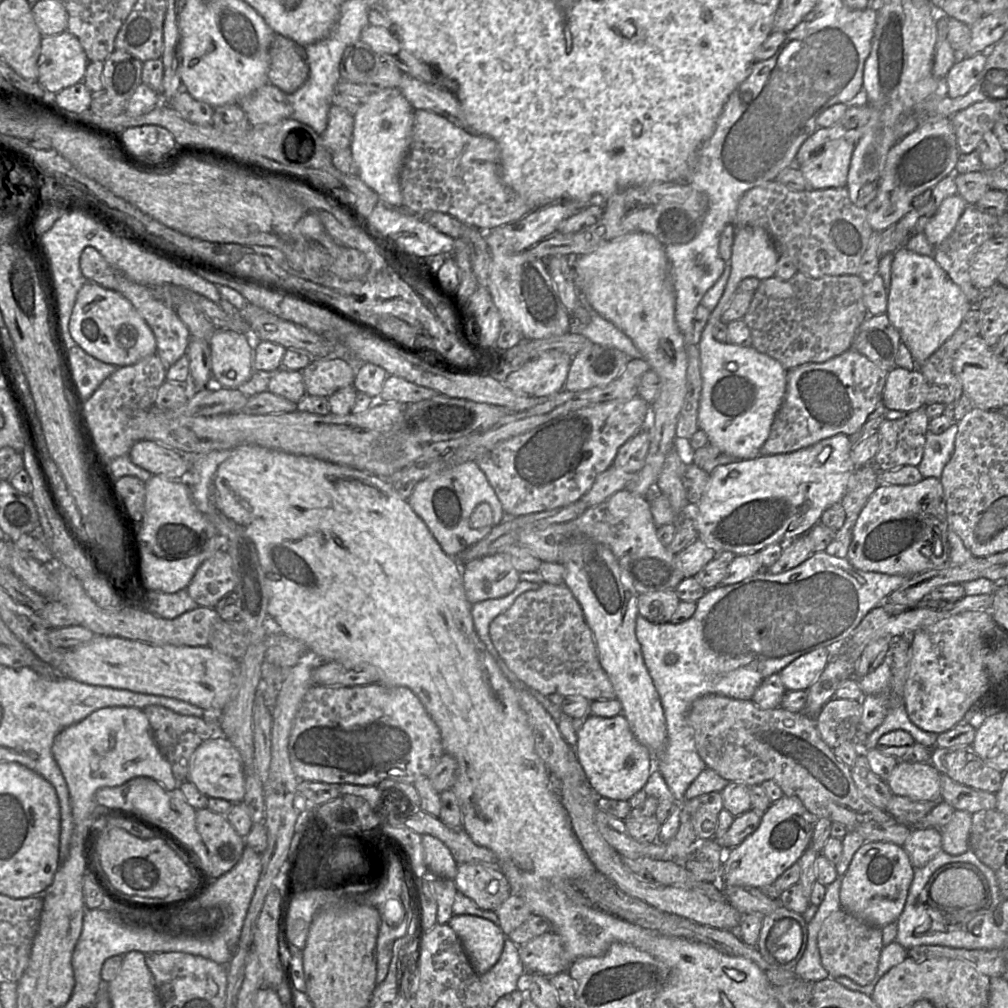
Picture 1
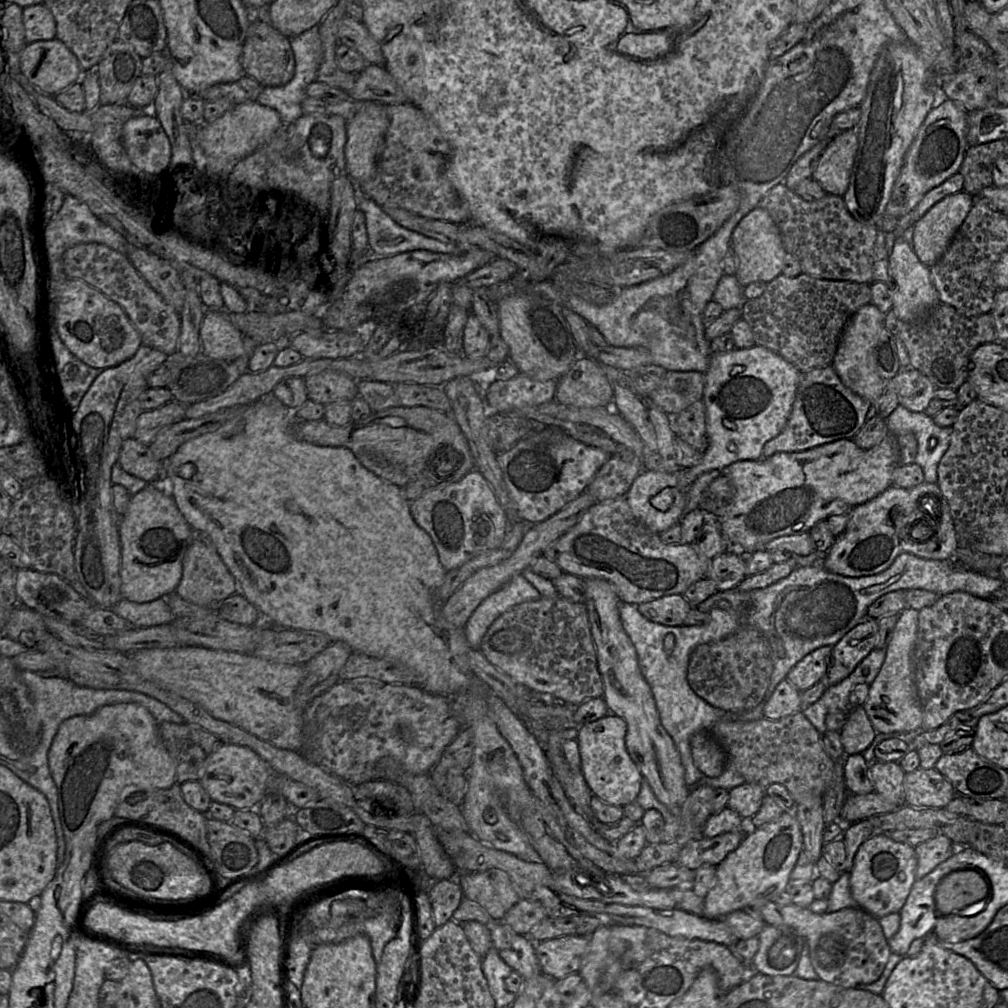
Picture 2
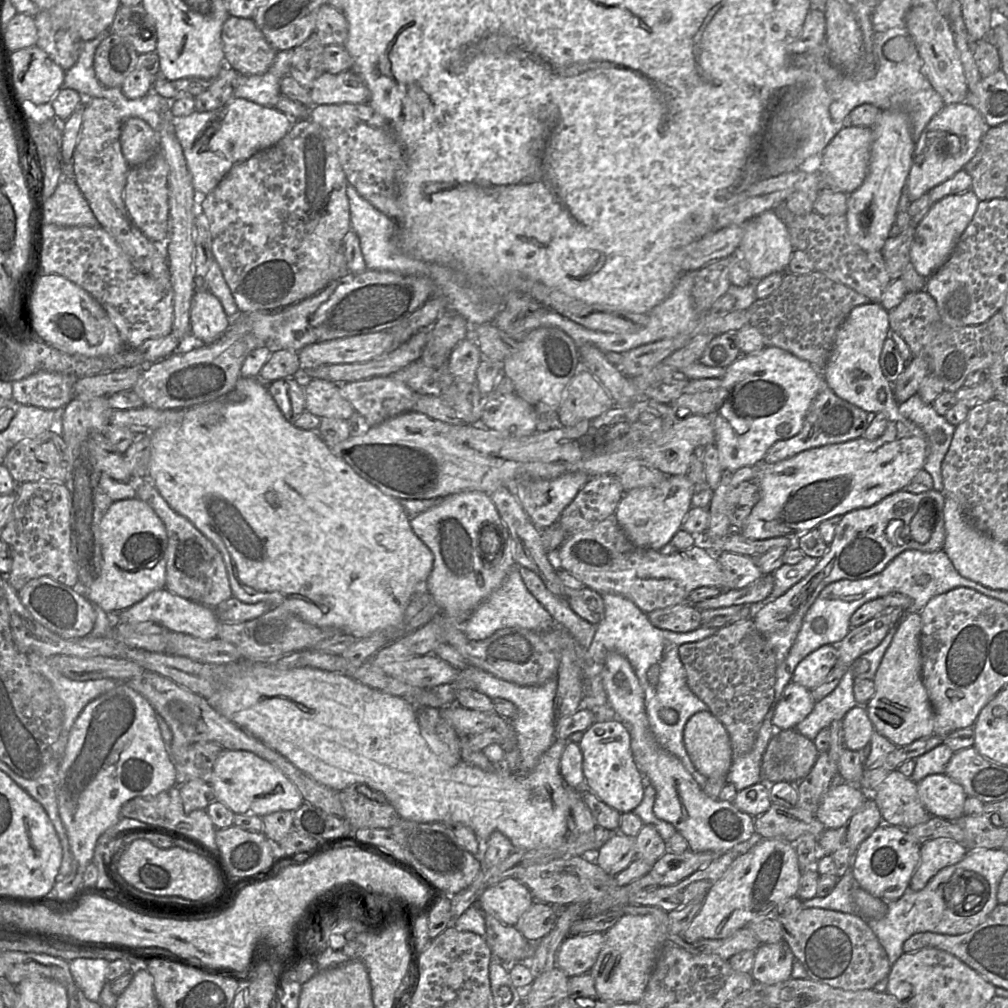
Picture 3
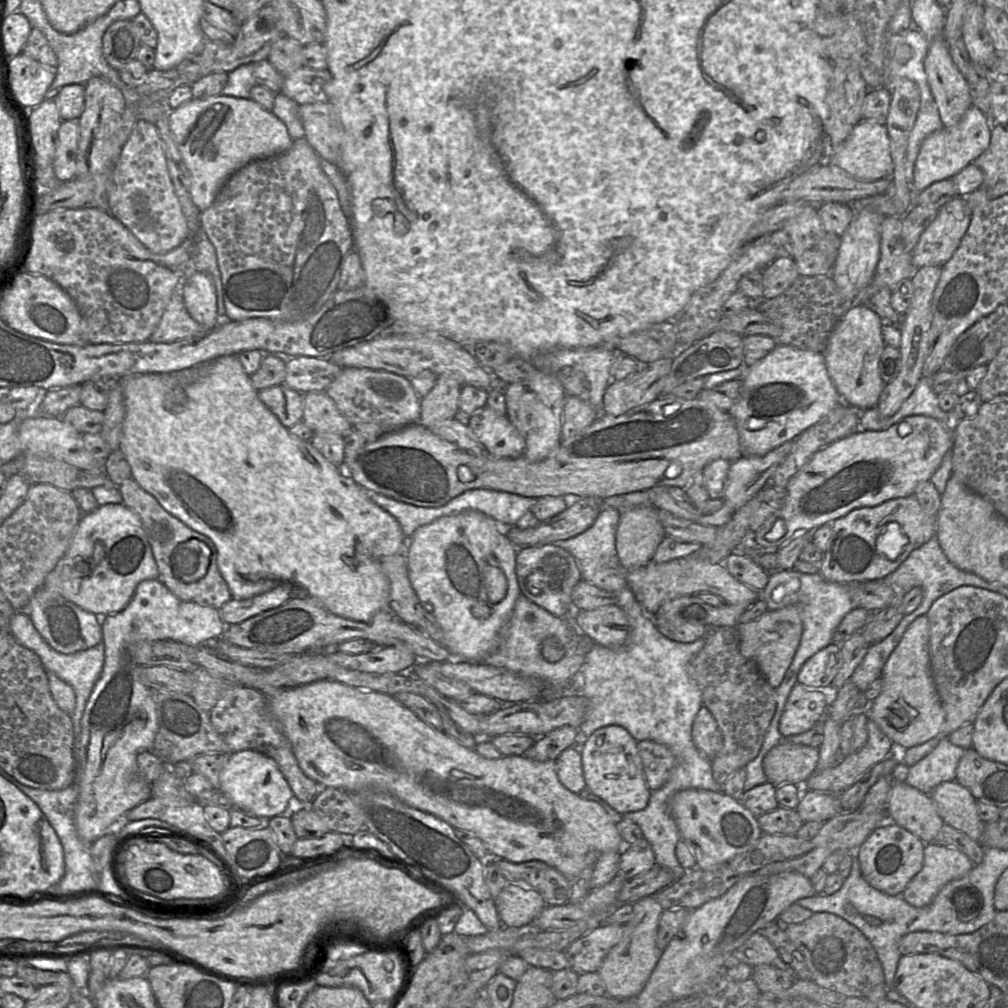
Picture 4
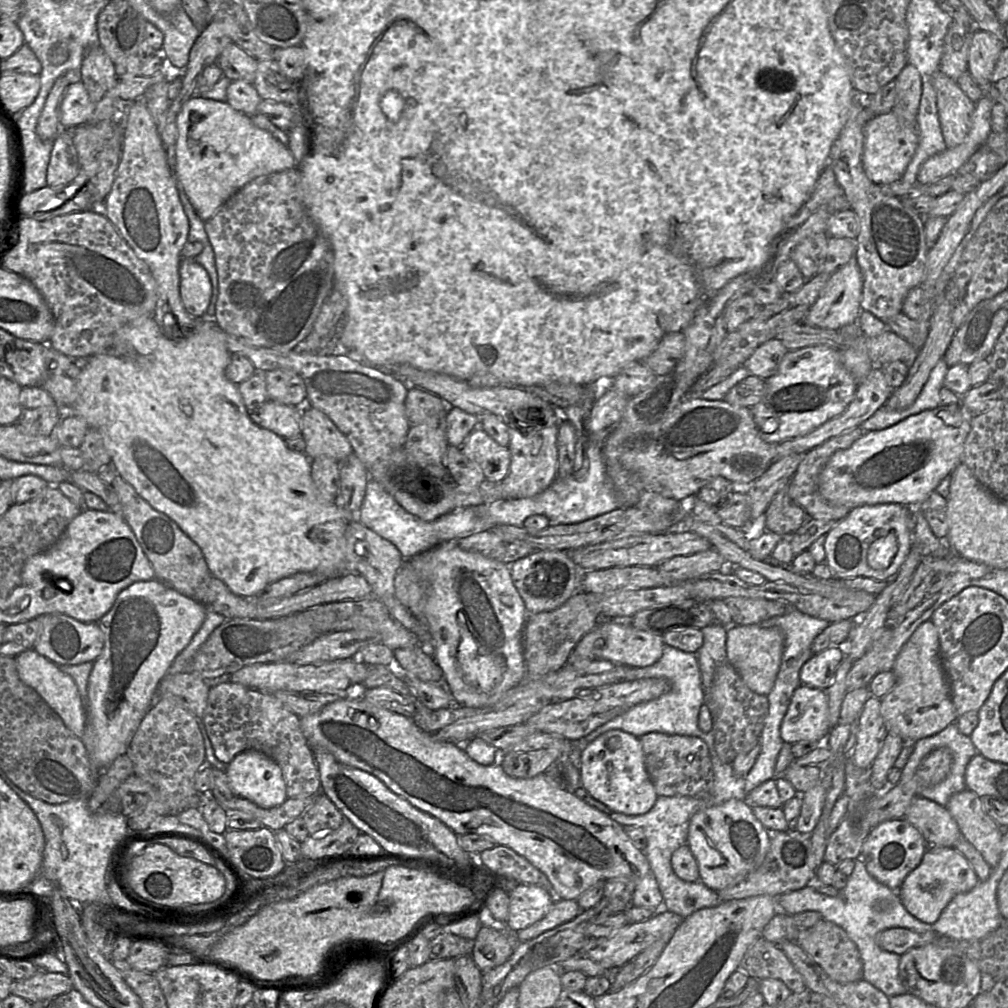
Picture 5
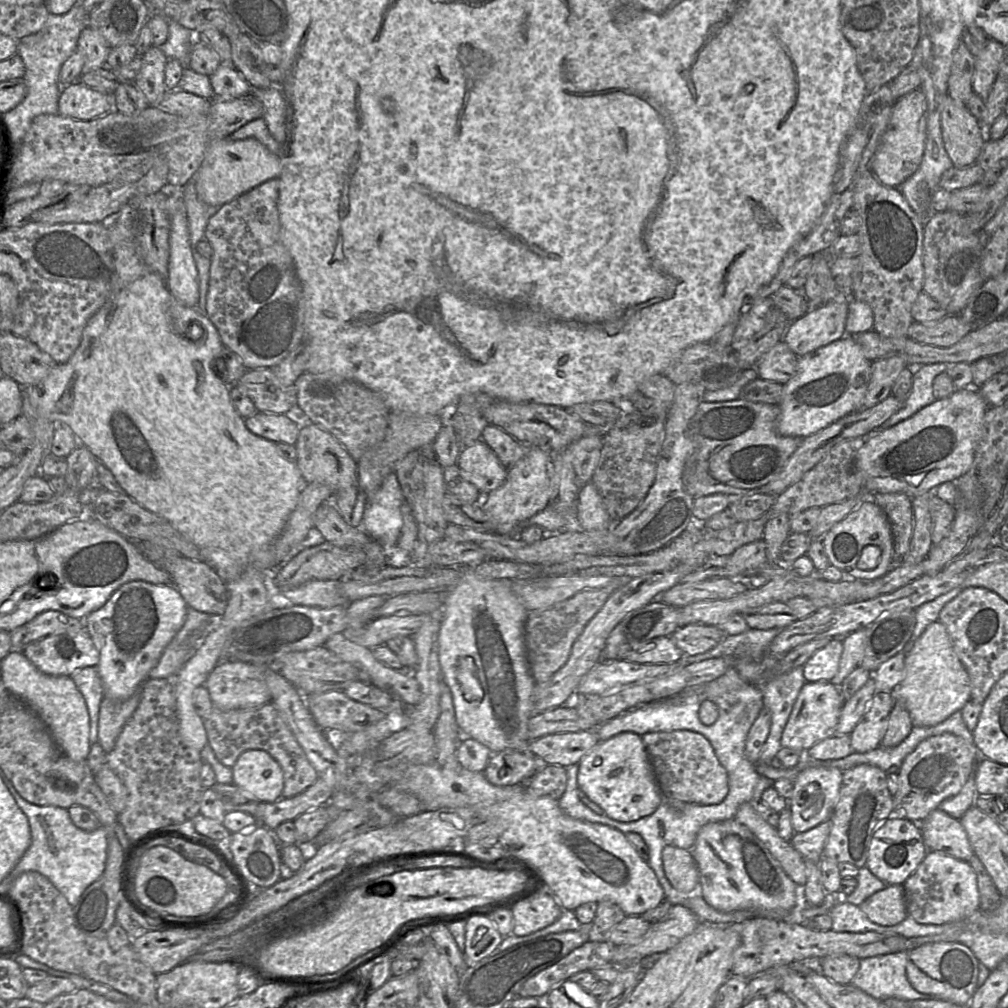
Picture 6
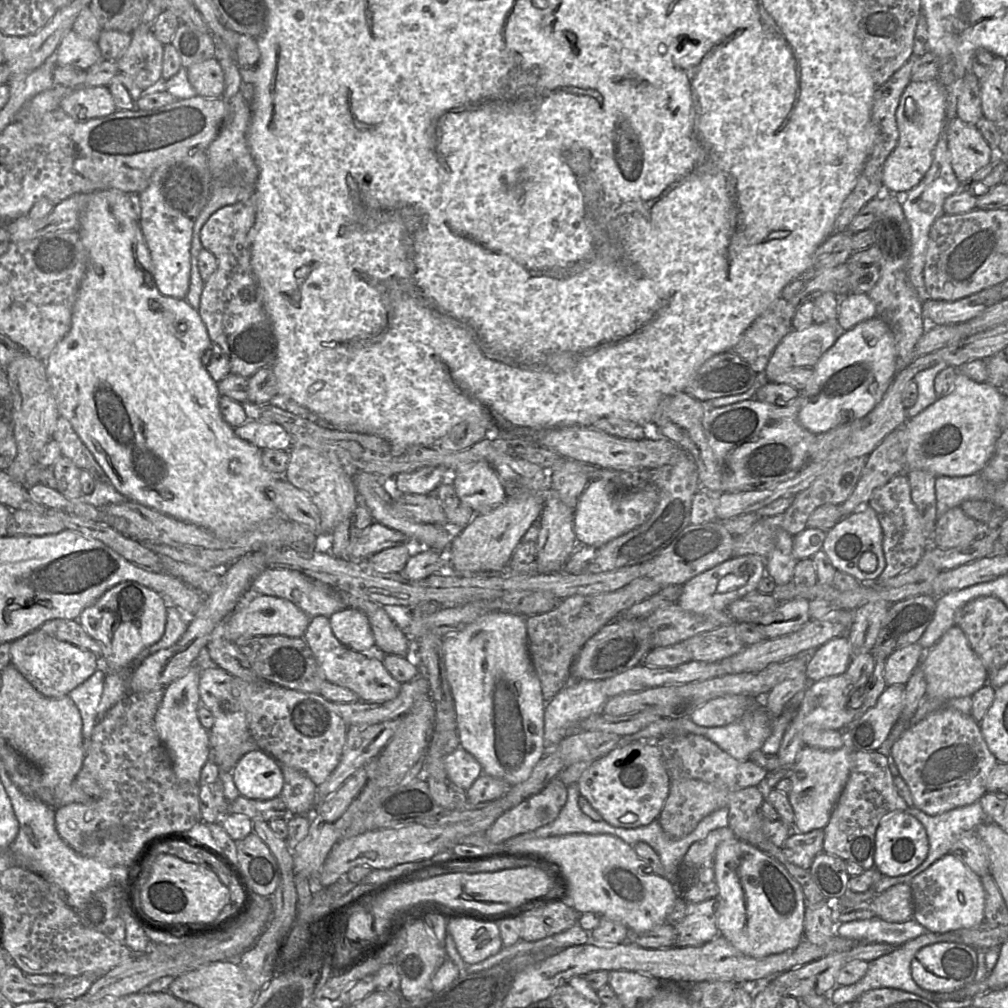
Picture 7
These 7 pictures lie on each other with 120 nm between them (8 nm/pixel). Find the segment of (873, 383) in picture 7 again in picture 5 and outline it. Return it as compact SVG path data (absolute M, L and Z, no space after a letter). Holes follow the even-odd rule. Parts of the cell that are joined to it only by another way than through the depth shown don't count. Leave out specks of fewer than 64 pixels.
M823 345L789 350L777 373L765 381L763 398L750 409L761 438L770 444L805 435L842 414L854 399L859 385L844 366L839 349Z

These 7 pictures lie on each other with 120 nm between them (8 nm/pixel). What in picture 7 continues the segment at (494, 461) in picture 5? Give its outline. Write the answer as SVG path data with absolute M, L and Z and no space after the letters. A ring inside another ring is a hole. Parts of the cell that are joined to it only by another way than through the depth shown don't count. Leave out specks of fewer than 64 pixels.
M476 462L456 471L454 488L458 497L475 513L483 513L499 506L506 493L492 464Z

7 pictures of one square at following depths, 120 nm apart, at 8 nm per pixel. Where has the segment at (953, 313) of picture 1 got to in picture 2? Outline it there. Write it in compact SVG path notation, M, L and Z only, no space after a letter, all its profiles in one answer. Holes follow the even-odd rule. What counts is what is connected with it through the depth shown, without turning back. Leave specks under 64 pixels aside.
M899 234L889 256L889 274L892 278L892 311L907 322L913 322L940 303L939 294L931 281L931 269L923 264L914 252L912 244Z

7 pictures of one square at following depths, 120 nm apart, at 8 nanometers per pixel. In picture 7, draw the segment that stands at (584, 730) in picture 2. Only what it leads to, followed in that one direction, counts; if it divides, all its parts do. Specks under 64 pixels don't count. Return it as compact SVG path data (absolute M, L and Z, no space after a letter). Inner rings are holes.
M634 740L617 746L609 753L593 761L582 773L578 782L580 795L602 816L609 825L634 829L656 820L669 794L670 778L663 763L662 753L654 741Z

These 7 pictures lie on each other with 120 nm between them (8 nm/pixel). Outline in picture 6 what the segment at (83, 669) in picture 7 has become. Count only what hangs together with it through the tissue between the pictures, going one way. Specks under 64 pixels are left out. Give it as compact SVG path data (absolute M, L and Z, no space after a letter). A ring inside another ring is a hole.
M84 625L32 642L22 653L51 676L70 676L79 668L96 667L99 662L99 651Z

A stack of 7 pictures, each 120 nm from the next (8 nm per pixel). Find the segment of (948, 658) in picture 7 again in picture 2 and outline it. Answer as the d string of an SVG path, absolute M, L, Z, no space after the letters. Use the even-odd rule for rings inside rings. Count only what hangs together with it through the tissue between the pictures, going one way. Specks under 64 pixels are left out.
M906 607L898 616L886 658L872 684L863 707L877 733L905 734L922 729L923 712L914 677L914 650L919 611Z

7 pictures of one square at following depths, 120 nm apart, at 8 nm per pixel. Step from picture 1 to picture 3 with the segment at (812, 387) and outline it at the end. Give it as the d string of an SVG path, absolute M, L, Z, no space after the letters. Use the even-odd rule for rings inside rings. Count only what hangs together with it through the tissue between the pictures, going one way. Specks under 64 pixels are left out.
M825 383L808 408L801 431L789 439L774 443L766 452L764 462L777 463L805 450L862 437L869 425L867 414L866 411L838 397Z

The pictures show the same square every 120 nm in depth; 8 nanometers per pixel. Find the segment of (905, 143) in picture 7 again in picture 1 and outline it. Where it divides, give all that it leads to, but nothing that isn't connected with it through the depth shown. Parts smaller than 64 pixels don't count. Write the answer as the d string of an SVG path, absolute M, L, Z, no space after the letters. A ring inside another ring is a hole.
M838 139L802 165L793 166L801 170L811 189L846 187L855 146L852 141Z

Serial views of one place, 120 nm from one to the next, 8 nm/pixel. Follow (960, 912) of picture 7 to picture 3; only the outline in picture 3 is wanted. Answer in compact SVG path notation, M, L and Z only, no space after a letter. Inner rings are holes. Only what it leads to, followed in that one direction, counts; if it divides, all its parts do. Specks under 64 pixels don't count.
M934 839L923 843L920 847L920 862L909 889L922 890L941 869L960 862L967 851L962 843L953 839Z

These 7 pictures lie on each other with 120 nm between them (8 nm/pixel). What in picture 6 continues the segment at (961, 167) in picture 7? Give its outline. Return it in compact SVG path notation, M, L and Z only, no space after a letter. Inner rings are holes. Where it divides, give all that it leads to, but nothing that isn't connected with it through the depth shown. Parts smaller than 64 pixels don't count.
M947 95L941 108L944 148L954 167L976 163L987 137L980 122L966 105Z

